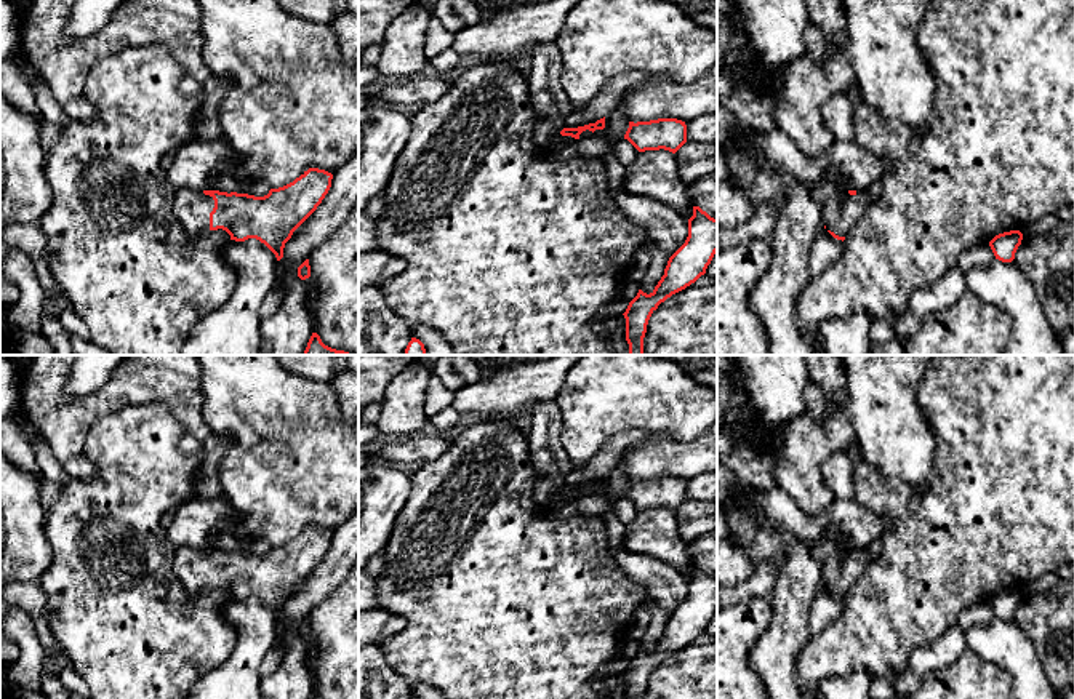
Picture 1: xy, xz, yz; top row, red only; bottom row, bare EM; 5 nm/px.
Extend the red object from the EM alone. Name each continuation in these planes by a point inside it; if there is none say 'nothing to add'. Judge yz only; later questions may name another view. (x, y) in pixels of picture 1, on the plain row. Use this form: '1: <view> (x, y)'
1: yz (842, 570)

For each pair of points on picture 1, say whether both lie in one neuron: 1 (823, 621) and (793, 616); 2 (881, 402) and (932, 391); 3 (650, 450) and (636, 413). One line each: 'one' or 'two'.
1: two
2: two
3: two

